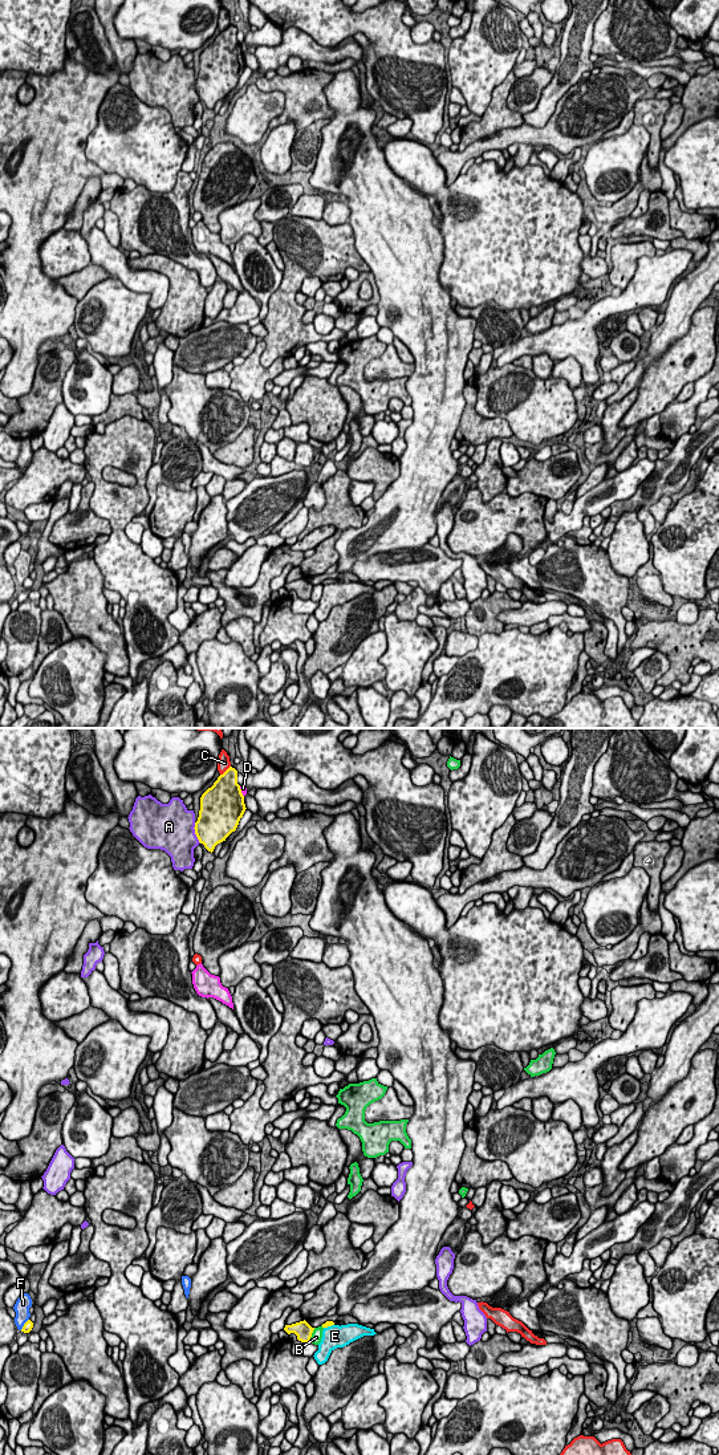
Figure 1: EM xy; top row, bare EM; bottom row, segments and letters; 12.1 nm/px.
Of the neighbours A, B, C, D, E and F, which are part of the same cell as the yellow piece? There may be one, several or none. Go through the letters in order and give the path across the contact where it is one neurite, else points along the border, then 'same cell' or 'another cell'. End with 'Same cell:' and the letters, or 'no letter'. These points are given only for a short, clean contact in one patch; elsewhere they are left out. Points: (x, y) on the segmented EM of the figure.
A: another cell
B: another cell
C: another cell
D: another cell
E: along xy (333, 1324), (324, 1328) | another cell
F: another cell
Same cell: no letter

